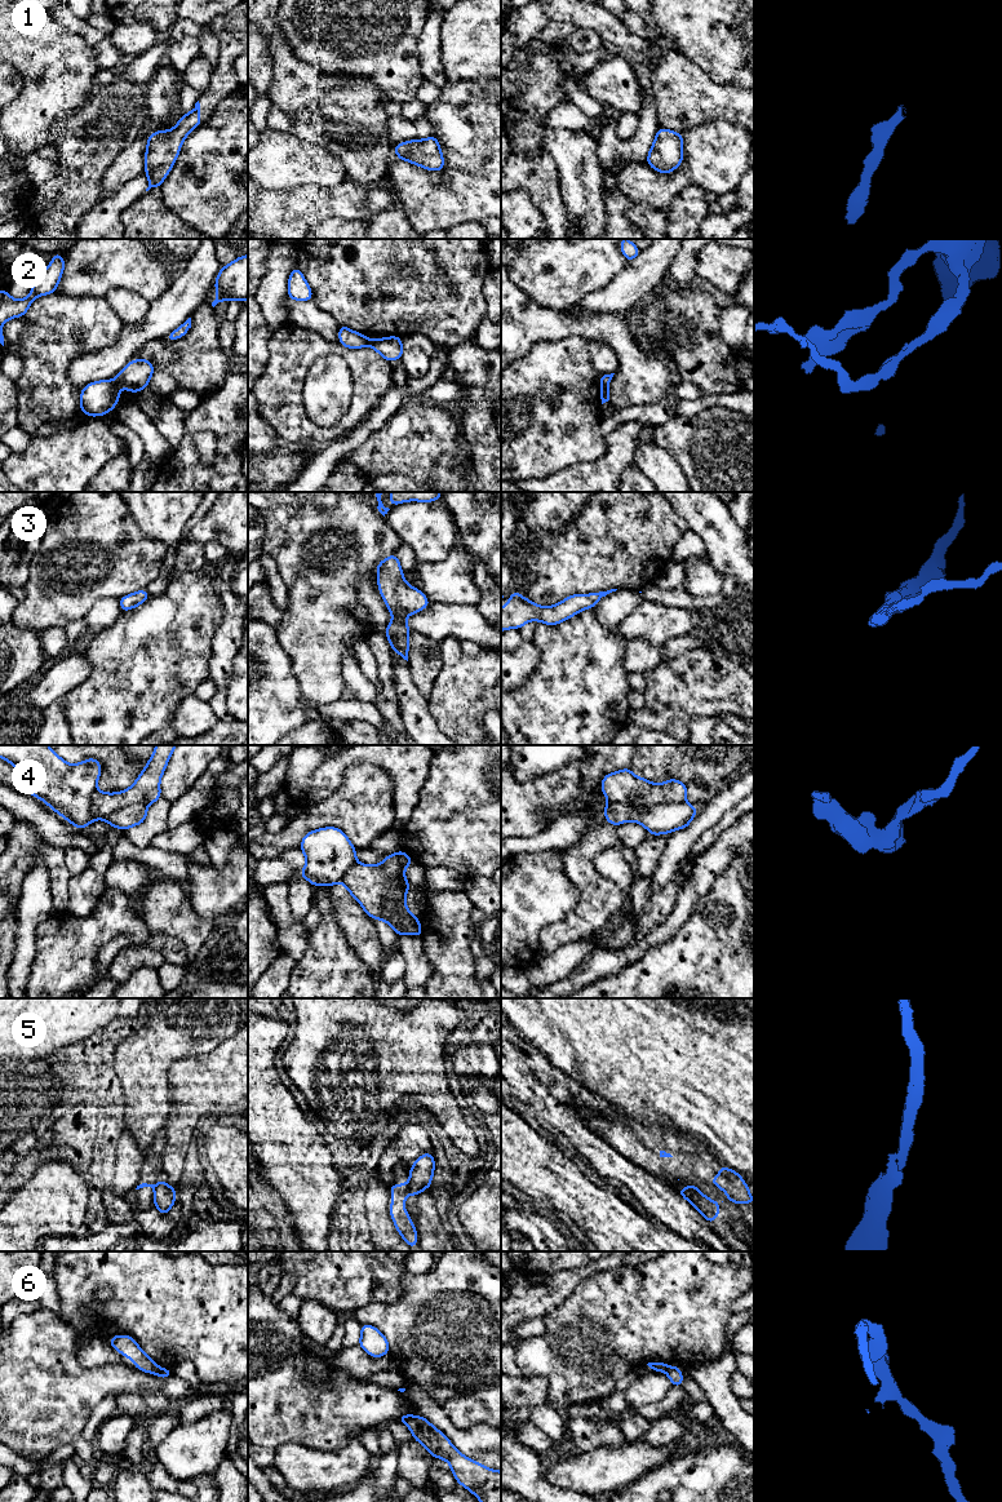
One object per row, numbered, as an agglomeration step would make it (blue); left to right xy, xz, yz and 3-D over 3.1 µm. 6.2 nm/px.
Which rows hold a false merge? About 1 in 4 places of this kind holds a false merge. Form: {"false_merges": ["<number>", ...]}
{"false_merges": ["2", "4", "5", "6"]}

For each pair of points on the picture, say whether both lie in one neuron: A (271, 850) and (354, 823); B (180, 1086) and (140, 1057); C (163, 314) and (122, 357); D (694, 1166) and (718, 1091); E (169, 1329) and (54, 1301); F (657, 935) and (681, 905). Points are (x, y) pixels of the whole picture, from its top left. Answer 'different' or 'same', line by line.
A: same
B: different
C: same
D: different
E: different
F: same

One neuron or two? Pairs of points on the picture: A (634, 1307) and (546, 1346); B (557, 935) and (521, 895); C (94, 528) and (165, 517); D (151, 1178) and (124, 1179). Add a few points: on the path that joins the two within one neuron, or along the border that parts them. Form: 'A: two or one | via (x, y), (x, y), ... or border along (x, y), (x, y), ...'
A: one | via (612, 1327), (586, 1346), (568, 1346)
B: two | border along (573, 907), (561, 920), (541, 929), (540, 953)
C: two | border along (127, 505), (137, 527), (159, 541)
D: two | border along (147, 1153), (140, 1181), (136, 1184)

